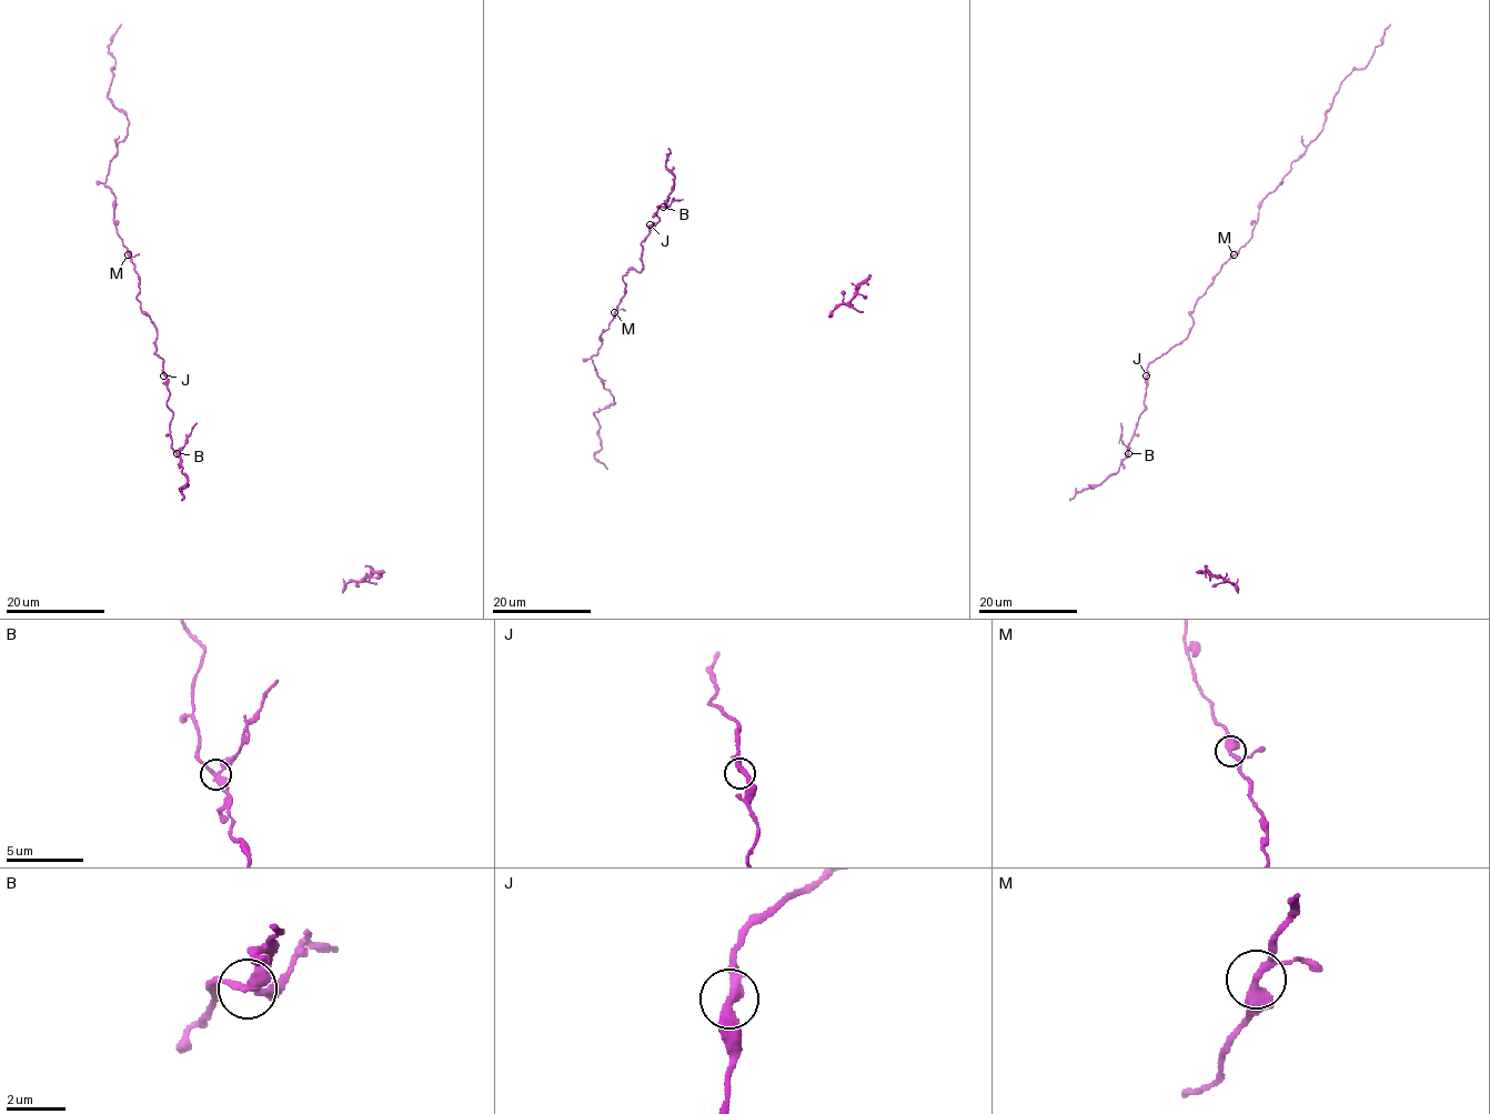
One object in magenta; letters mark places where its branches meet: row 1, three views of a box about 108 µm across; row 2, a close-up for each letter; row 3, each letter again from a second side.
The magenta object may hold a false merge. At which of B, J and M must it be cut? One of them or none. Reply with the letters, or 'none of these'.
B

